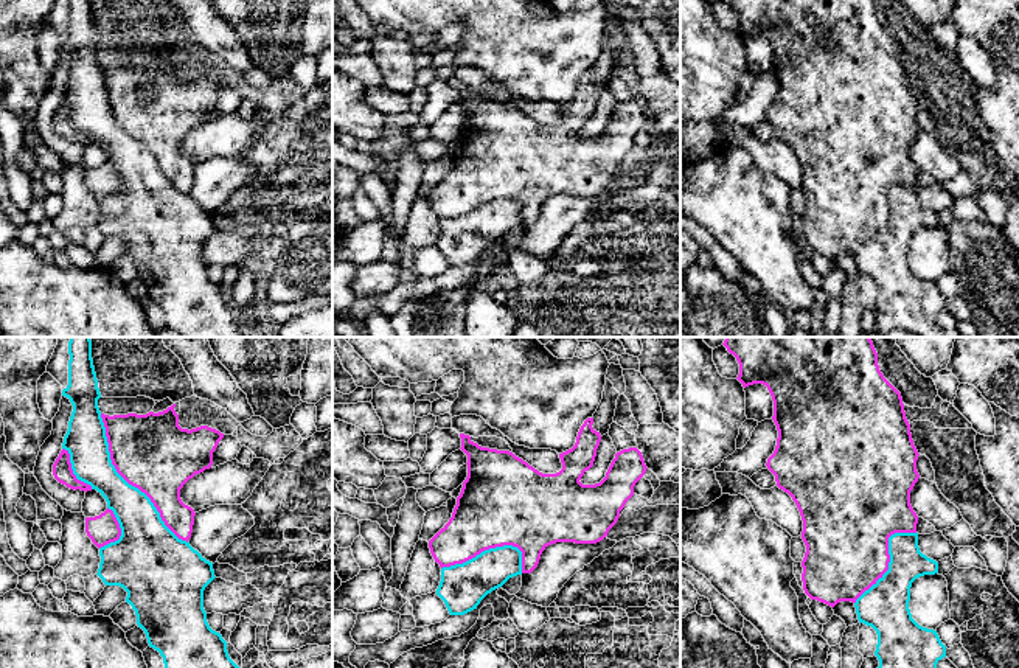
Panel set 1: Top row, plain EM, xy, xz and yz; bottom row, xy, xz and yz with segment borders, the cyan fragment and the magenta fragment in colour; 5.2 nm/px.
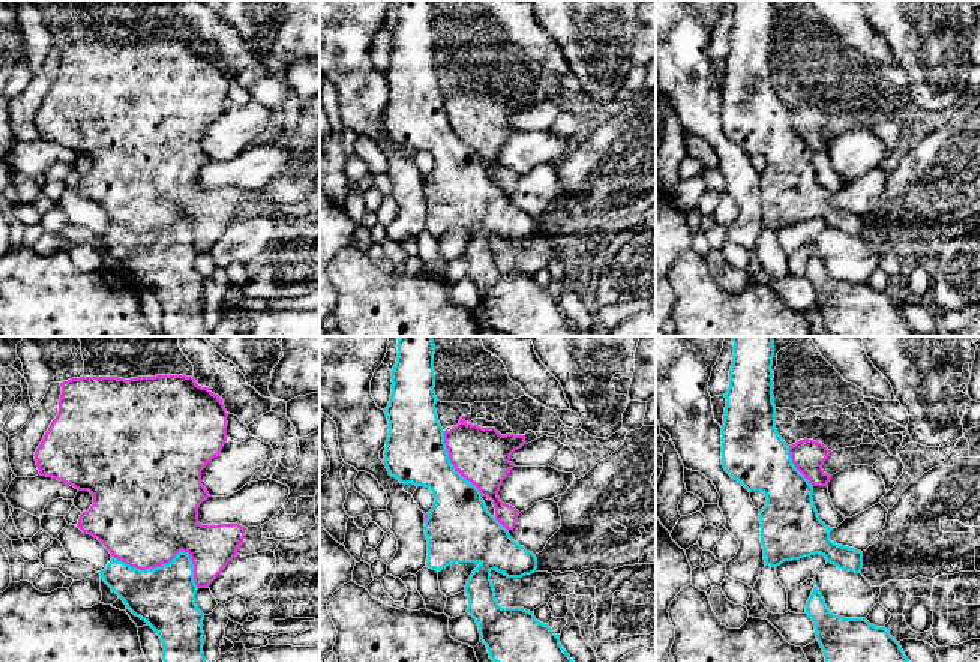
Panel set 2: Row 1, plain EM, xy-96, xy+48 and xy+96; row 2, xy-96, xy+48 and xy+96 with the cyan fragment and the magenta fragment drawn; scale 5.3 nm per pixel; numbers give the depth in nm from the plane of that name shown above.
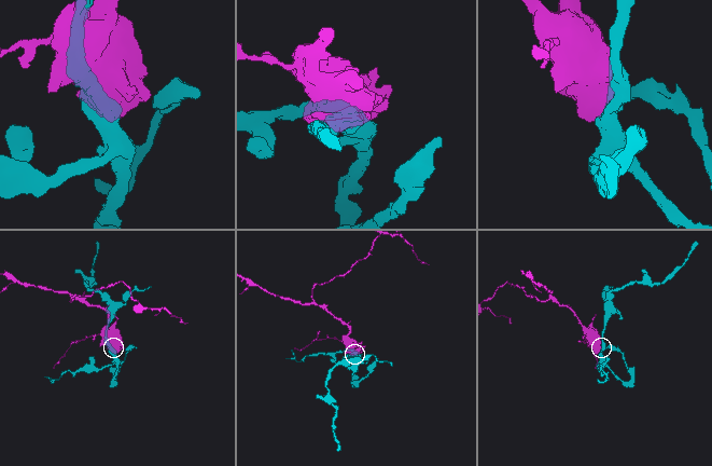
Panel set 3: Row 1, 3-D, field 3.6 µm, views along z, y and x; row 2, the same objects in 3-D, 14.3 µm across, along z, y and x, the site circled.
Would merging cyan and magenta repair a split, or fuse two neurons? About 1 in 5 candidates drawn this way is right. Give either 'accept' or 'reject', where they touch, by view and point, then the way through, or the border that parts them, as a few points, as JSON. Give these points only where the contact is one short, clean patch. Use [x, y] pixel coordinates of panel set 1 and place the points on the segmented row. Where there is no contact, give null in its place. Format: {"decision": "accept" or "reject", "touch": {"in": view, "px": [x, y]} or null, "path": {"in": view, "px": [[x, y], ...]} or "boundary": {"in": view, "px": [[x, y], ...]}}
{"decision": "reject", "touch": {"in": "xy", "px": [126, 482]}}

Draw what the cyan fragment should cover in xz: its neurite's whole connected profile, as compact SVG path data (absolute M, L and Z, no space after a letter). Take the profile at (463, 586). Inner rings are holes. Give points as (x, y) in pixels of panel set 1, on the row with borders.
M513 545L496 547L463 564L443 567L436 595L450 615L464 615L517 575L522 575L522 551Z

